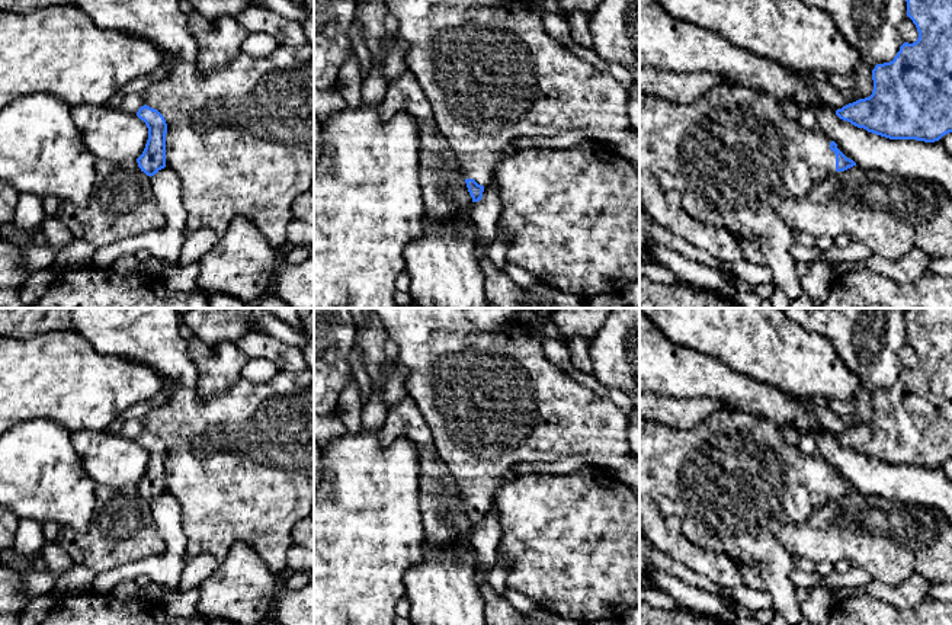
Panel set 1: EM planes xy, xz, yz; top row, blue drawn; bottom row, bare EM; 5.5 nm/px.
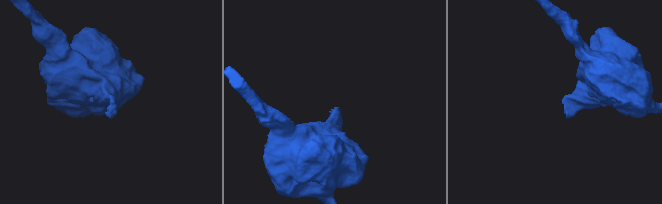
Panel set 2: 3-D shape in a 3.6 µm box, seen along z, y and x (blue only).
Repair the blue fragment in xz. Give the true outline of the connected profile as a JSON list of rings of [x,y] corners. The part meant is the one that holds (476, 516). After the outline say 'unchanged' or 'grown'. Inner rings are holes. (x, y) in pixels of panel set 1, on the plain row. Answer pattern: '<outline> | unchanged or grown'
[[[372,308],[382,320],[384,327],[398,347],[398,362],[407,368],[406,381],[407,394],[416,401],[423,419],[426,420],[435,440],[435,449],[449,475],[452,475],[459,487],[461,499],[465,504],[472,528],[483,523],[484,513],[491,509],[500,488],[506,484],[506,474],[517,464],[529,462],[555,462],[570,455],[581,455],[589,465],[603,468],[618,481],[626,484],[640,497],[640,462],[632,458],[628,445],[629,417],[615,406],[609,398],[597,395],[597,388],[577,382],[570,372],[554,365],[544,352],[542,331],[533,330],[531,326],[515,320],[499,326],[496,330],[484,331],[475,328],[468,318],[468,308]]] | grown

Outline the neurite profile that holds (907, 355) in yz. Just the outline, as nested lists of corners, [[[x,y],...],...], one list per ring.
[[[907,342],[898,352],[898,358],[904,368],[913,369],[919,363],[919,358],[913,346]]]

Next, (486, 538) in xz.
[[[496,504],[484,513],[483,523],[471,532],[471,544],[478,555],[481,573],[488,578],[488,574],[497,560],[497,547],[501,536],[501,525],[499,509]]]

